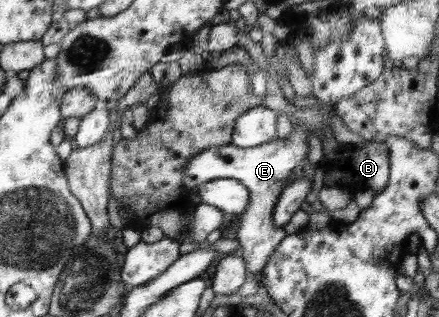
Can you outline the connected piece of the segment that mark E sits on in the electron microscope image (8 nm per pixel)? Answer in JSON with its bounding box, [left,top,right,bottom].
[185,42,329,286]

